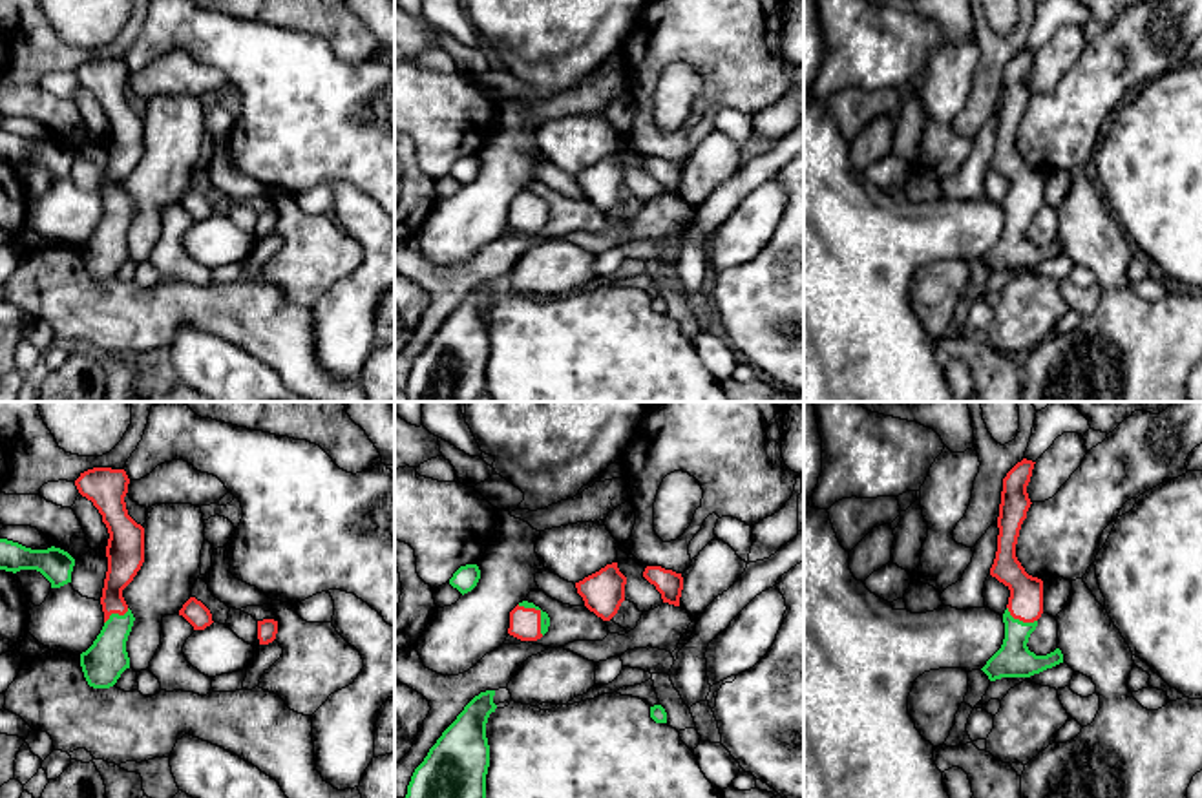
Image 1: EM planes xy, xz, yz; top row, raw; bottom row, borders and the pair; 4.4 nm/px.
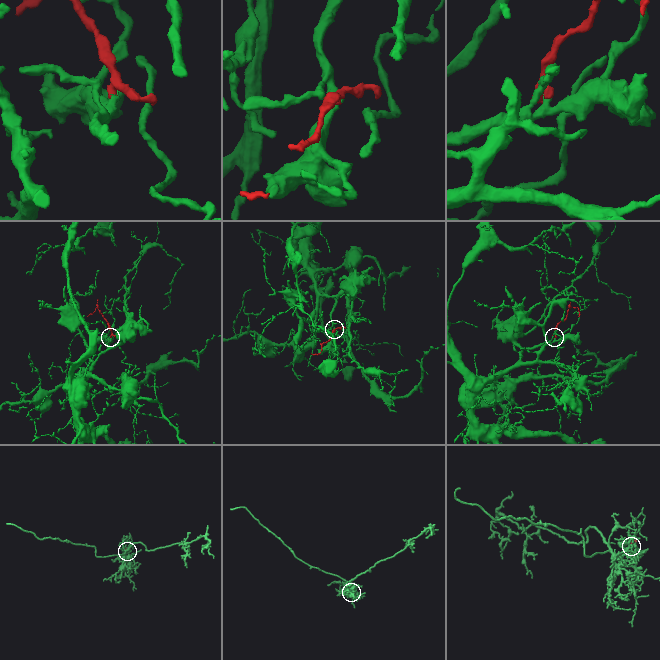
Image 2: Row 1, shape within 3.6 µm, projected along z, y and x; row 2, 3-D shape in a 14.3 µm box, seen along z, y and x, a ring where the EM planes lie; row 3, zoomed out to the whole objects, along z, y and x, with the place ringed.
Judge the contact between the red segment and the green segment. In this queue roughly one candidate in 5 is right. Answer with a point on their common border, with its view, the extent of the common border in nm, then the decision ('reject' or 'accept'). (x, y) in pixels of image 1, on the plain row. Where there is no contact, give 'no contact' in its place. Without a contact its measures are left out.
contact xz (539, 203); length 180 nm; accept

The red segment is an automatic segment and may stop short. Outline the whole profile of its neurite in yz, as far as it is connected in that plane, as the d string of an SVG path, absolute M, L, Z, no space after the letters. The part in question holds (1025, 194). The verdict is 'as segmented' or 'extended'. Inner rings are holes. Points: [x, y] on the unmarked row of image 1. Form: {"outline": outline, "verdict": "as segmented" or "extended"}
{"outline": "M1023 49L1003 69L997 142L990 166L1010 181L1010 188L1003 205L1003 236L981 259L990 272L1001 268L1030 268L1063 254L1060 239L1047 247L1036 247L1027 237L1043 205L1043 172L1028 166L1016 148L1019 121L1032 95L1027 77L1034 55Z", "verdict": "extended"}

